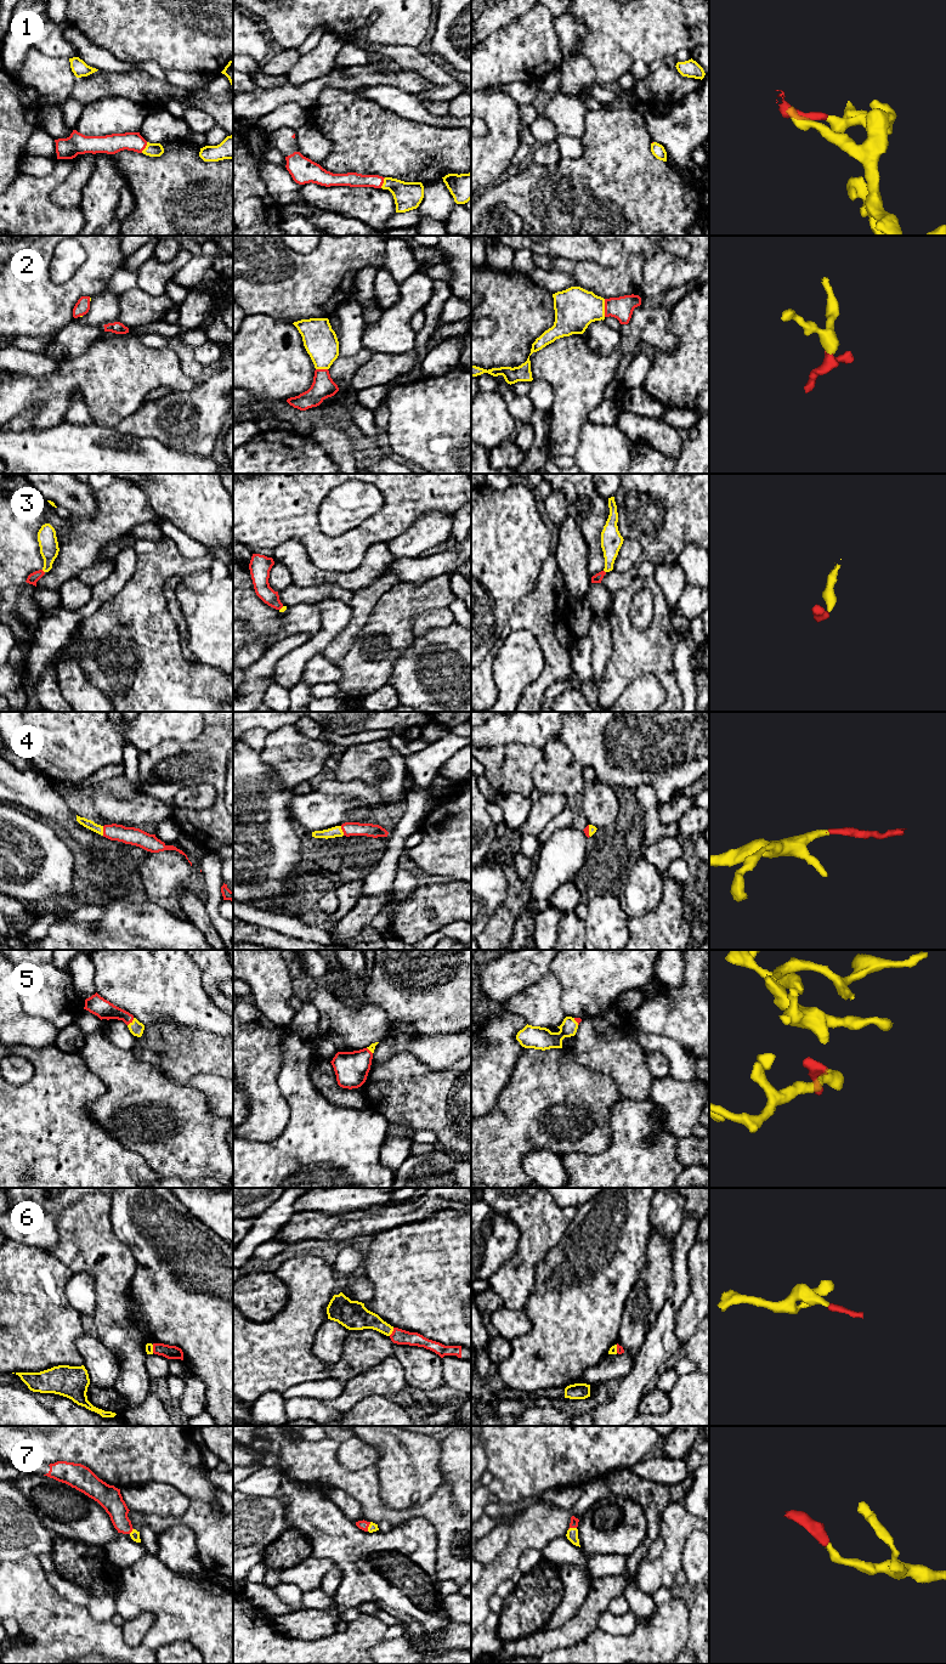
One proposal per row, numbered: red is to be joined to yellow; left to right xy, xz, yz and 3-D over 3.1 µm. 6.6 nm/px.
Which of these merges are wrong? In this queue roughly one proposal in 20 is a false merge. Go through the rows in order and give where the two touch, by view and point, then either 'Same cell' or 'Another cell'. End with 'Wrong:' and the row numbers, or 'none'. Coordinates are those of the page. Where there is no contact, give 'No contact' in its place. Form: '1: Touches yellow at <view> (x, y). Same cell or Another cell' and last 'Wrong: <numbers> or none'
1: Touches yellow at xy (146, 147). Same cell
2: Touches yellow at yz (604, 307). Same cell
3: Touches yellow at xz (281, 609). Same cell
4: Touches yellow at xy (102, 831). Same cell
5: Touches yellow at xy (132, 1022). Same cell
6: Touches yellow at xz (392, 1330). Same cell
7: Touches yellow at yz (572, 1528). Same cell
Wrong: none

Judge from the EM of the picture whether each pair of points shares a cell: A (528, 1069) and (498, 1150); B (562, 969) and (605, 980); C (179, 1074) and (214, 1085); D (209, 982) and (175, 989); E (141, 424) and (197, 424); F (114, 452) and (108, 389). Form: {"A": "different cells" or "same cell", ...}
{"A": "same cell", "B": "same cell", "C": "different cells", "D": "different cells", "E": "same cell", "F": "different cells"}

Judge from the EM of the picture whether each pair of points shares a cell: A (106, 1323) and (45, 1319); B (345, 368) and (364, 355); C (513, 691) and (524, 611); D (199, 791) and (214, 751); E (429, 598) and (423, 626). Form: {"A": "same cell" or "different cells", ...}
{"A": "different cells", "B": "same cell", "C": "different cells", "D": "different cells", "E": "different cells"}

